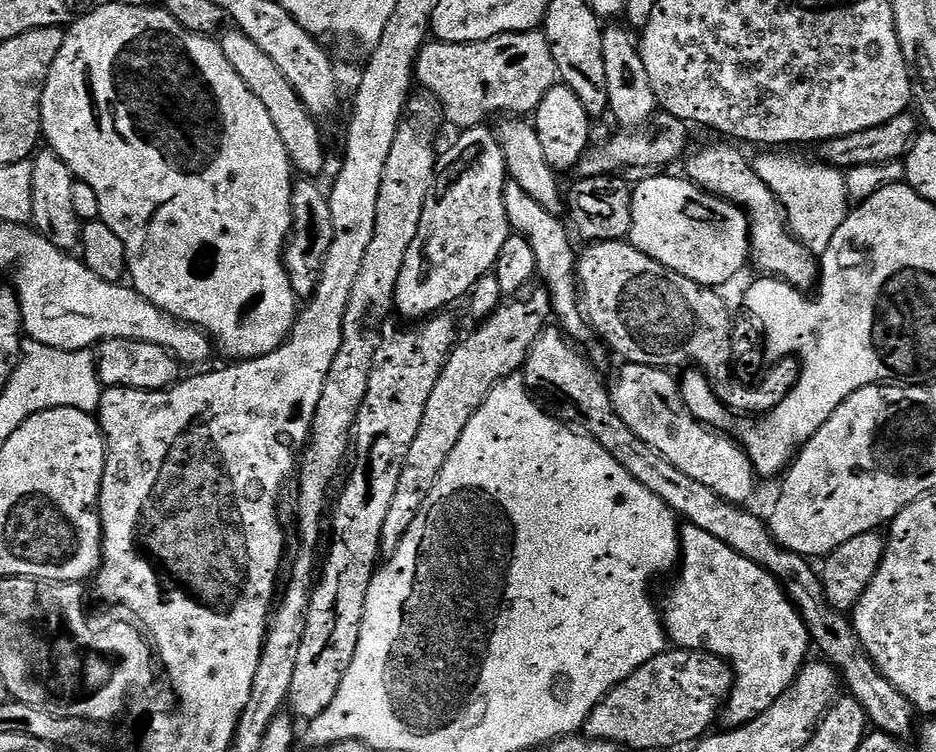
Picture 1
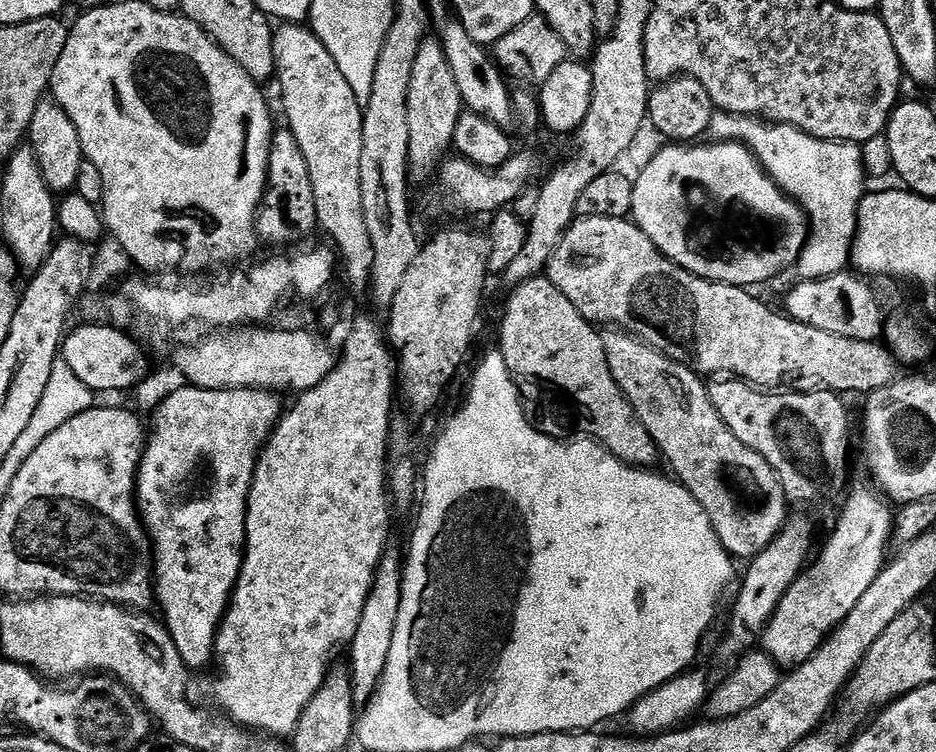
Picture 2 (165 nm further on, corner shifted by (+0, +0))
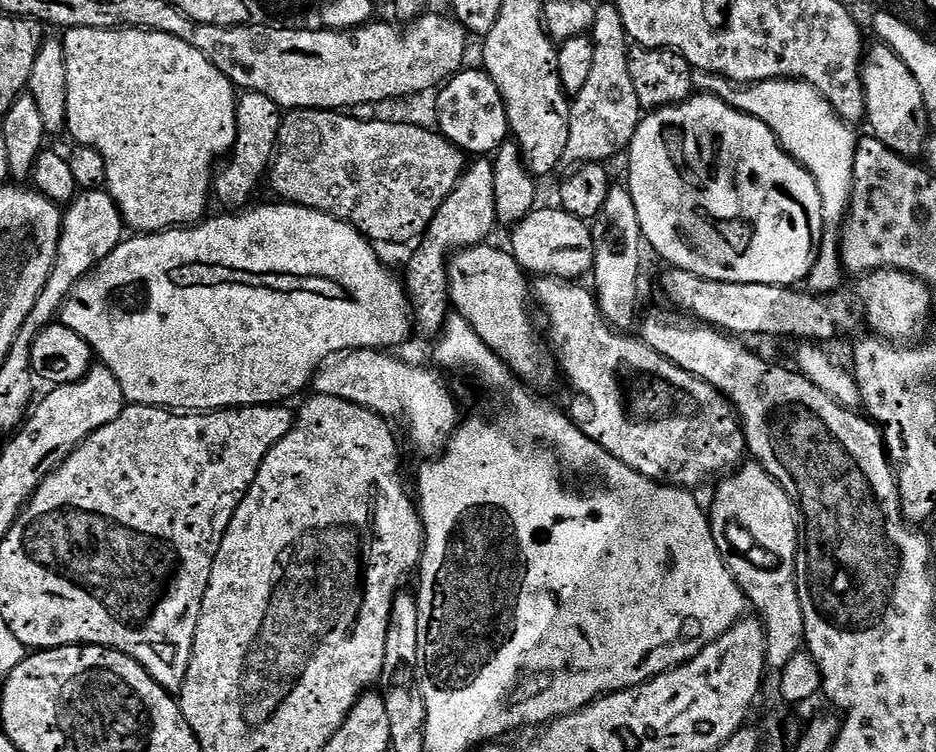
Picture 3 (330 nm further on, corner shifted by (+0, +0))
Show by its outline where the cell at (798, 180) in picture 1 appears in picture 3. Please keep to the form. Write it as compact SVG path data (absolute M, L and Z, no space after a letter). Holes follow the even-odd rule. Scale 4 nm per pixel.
M694 70L691 82L695 91L716 96L732 108L758 118L776 136L784 152L794 157L814 178L819 193L822 194L823 234L806 286L815 295L835 293L844 278L840 238L848 216L849 202L852 201L854 154L858 139L853 134L855 131L804 81L767 80L740 87L724 76Z

